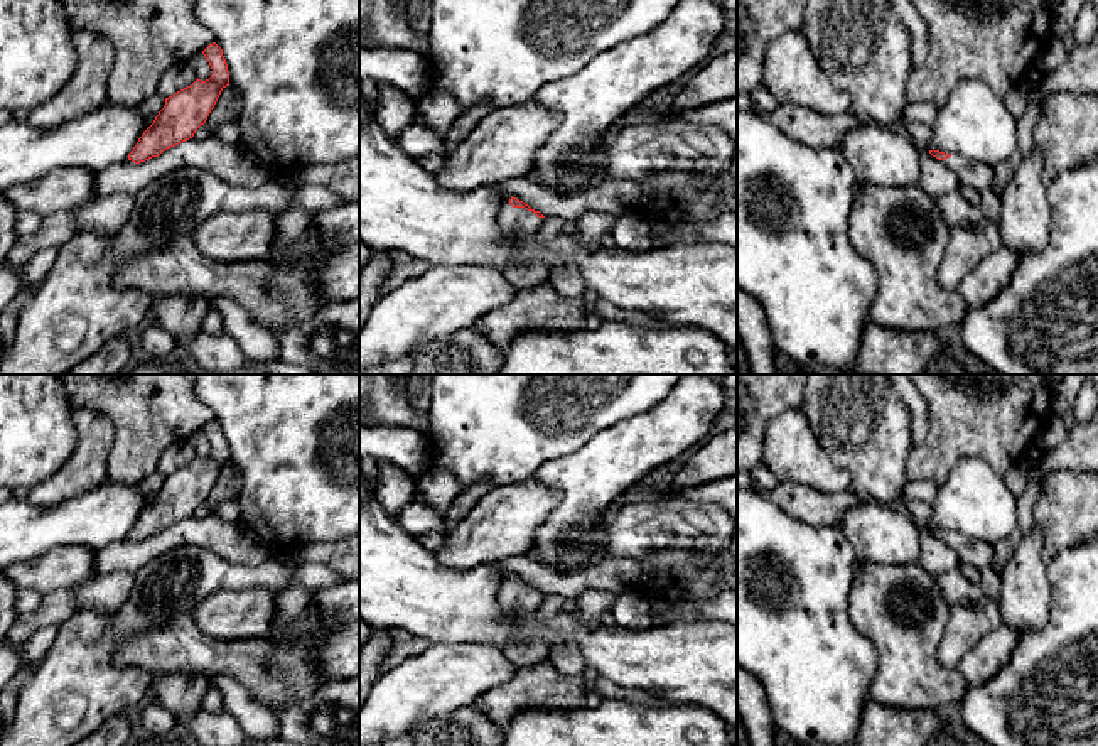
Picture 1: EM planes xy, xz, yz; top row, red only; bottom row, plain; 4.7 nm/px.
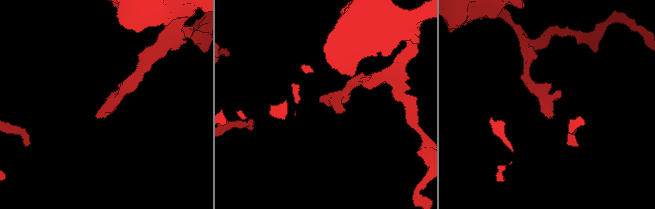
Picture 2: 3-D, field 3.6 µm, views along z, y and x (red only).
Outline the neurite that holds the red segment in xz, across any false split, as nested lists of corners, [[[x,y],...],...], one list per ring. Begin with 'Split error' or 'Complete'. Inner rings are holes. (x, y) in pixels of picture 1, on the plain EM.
Split error. [[[516,576],[504,581],[499,591],[499,604],[513,616],[535,611],[545,599],[546,596],[540,589]]]

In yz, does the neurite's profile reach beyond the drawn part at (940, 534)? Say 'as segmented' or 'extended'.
extended

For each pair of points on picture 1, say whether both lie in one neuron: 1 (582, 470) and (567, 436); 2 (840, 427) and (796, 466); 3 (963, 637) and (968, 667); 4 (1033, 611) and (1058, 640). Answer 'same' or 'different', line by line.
1: different
2: different
3: different
4: different

